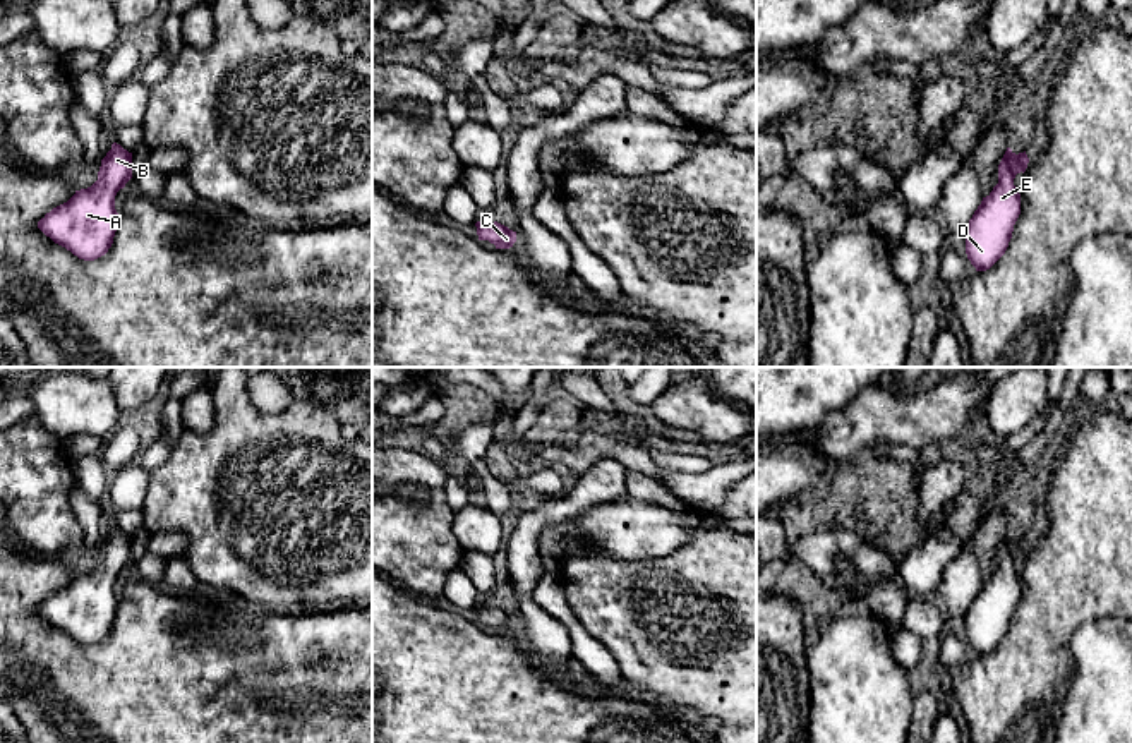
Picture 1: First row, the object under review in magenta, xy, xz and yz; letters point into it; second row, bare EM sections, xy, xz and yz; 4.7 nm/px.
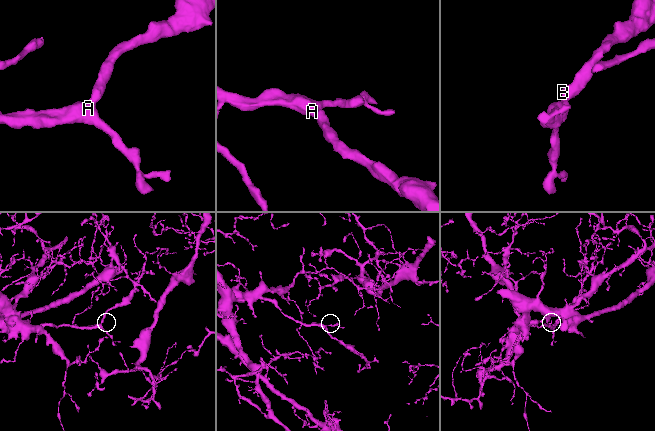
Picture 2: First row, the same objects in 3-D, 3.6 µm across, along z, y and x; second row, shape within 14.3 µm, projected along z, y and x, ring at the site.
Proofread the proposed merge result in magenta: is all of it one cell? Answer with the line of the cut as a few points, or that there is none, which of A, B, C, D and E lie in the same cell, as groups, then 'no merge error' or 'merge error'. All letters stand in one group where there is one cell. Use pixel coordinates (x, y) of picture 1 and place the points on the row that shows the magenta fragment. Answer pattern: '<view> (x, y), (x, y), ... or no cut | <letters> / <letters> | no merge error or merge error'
no cut | A B C D E | no merge error

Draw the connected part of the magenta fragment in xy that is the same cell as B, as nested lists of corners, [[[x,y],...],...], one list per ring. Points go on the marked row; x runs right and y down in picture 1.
[[[113,142],[101,160],[98,180],[53,208],[38,228],[55,244],[84,261],[108,252],[117,232],[115,196],[132,178],[132,153]]]

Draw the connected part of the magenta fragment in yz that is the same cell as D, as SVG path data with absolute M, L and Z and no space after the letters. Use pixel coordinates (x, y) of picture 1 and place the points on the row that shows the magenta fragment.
M1007 148L998 165L998 184L983 197L964 230L966 254L976 271L990 269L1009 247L1021 214L1021 194L1014 178L1026 172L1027 163L1026 151L1015 154Z

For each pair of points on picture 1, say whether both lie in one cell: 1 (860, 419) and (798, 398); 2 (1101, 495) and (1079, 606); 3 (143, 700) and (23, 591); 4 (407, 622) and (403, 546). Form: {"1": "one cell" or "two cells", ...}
{"1": "two cells", "2": "one cell", "3": "one cell", "4": "two cells"}

